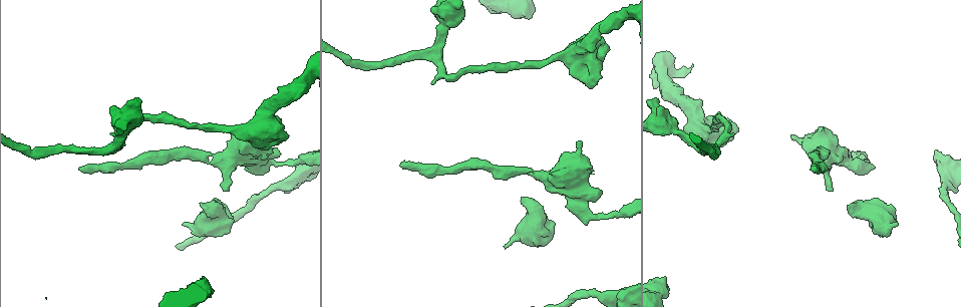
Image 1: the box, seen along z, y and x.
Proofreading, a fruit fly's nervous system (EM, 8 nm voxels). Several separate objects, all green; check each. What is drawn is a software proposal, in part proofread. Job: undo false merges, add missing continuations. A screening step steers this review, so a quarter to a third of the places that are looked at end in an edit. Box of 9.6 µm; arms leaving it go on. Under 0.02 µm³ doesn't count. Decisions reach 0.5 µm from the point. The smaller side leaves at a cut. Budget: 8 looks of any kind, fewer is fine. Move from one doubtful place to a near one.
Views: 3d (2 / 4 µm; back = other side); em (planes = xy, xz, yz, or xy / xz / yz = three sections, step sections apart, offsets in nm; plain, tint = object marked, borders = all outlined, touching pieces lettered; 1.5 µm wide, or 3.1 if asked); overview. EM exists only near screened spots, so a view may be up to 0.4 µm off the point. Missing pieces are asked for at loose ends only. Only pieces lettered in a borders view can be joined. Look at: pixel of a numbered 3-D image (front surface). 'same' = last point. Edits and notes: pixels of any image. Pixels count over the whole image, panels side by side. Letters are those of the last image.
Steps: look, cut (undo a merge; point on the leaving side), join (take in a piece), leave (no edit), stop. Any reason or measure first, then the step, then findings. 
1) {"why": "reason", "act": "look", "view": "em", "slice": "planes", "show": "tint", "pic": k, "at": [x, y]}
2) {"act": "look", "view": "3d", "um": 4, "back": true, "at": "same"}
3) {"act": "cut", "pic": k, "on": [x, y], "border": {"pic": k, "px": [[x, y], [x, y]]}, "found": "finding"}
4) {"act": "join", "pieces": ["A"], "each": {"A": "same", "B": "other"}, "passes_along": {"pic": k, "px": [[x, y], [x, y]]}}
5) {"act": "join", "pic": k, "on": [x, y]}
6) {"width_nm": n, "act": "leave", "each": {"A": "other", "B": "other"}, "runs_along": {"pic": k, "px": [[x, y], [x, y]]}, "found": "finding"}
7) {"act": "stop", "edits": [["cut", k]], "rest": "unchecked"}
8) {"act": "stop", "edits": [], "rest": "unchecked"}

{"why": "a narrow waist", "act": "look", "view": "3d", "um": 4, "back": true, "pic": 1, "at": [721, 117]}

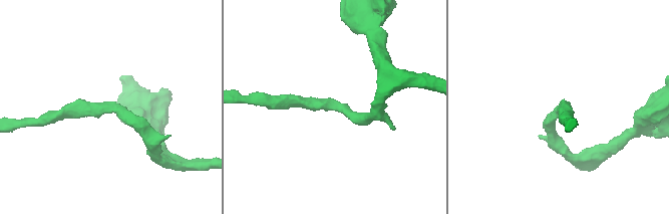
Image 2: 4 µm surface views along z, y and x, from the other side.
{"arm_widths_nm": [220, 220], "act": "look", "view": "em", "slice": "xz", "step": 8, "show": "tint", "pic": 2, "at": [341, 104]}

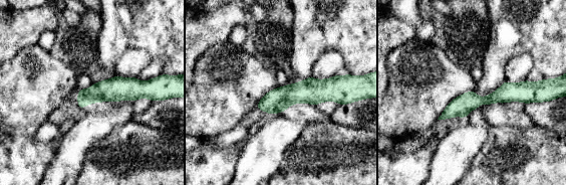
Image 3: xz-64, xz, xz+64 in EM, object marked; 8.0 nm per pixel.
{"act": "look", "view": "em", "slice": "planes", "show": "borders", "at": "same"}

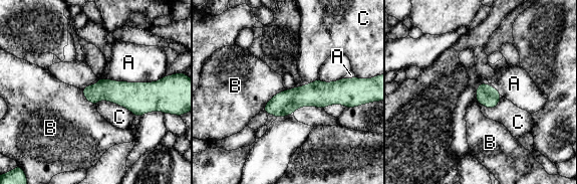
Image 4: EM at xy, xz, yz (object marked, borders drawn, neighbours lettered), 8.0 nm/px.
{"width_nm": 160, "act": "leave", "each": {"A": "other", "B": "other", "C": "other"}, "border": {"pic": 4, "px": [[286, 89], [277, 93], [263, 108]]}, "found": "all the same neuron"}

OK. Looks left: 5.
{"why": "thin neck", "act": "look", "view": "3d", "um": 4, "pic": 1, "at": [122, 165]}

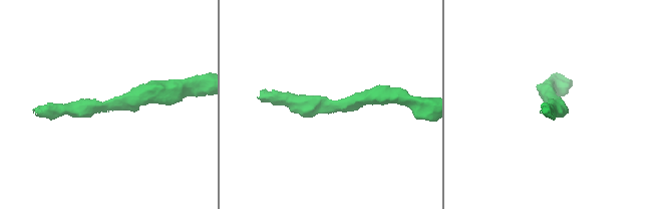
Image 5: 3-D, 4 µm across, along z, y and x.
{"why": "need the tissue", "act": "look", "view": "em", "slice": "planes", "show": "borders", "pic": 5, "at": [329, 104]}

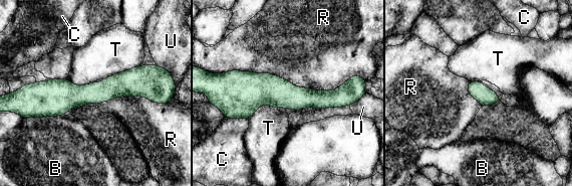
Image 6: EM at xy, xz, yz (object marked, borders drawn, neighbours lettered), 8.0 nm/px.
{"act": "leave", "each": {"B": "other", "C": "other", "R": "other", "T": "other", "U": "other"}, "border": {"pic": 6, "px": [[221, 72], [269, 72], [293, 83]]}, "found": "one neuron here"}

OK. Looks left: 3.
{"why": "an open end", "act": "look", "view": "3d", "um": 4, "back": true, "pic": 1, "at": [591, 169]}

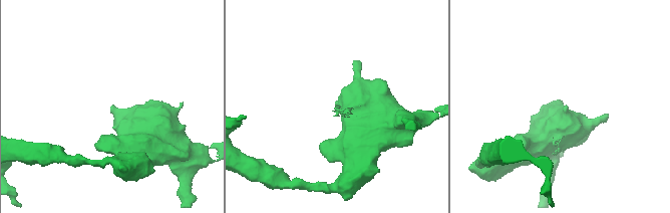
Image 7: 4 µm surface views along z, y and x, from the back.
{"act": "look", "view": "em", "slice": "planes", "show": "borders", "pic": 7, "at": [112, 106]}

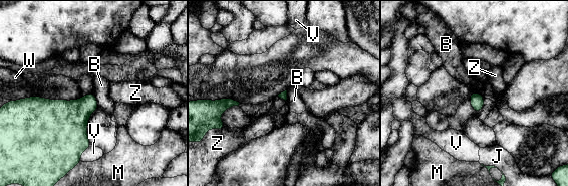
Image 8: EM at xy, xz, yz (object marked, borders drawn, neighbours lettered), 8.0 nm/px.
{"longest_contact_nm": ["V", 150], "act": "leave", "each": {"B": "other", "J": "other", "M": "other", "V": "other", "W": "other", "Z": "other"}, "found": "none of them fits"}

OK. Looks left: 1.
{"act": "stop", "edits": [], "rest": "unchecked"}

